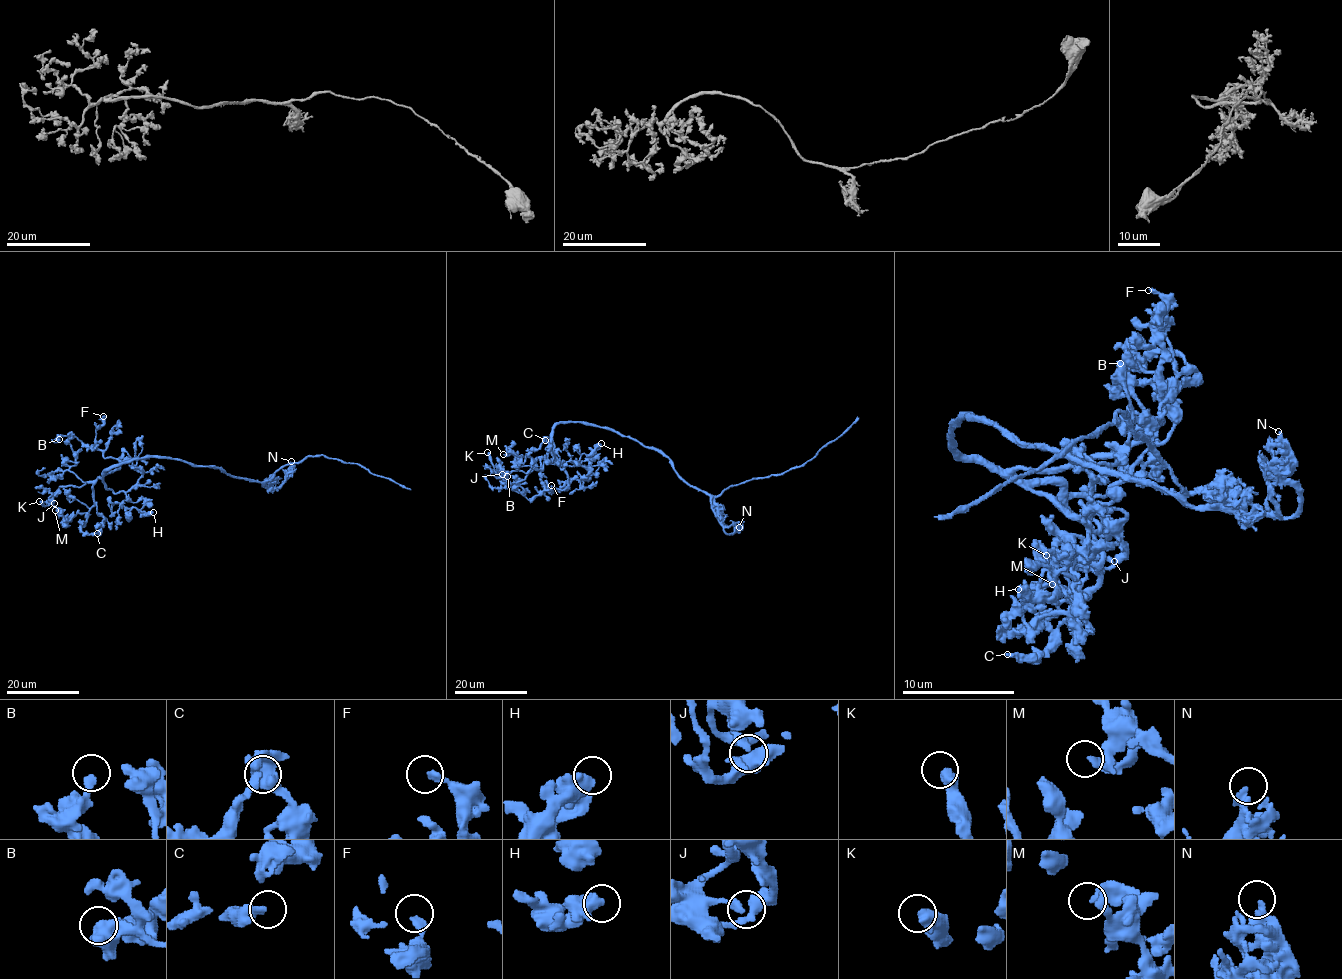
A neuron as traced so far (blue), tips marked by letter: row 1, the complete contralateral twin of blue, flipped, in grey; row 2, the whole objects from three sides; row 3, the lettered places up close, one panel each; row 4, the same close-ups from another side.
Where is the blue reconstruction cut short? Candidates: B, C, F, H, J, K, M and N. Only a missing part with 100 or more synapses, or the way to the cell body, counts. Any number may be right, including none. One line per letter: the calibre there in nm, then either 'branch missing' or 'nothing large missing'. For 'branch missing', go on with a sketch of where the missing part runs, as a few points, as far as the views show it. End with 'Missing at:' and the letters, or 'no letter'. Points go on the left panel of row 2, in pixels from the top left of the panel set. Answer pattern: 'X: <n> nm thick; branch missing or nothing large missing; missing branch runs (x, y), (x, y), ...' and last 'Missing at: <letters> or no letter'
B: 220 nm thick; nothing large missing
C: 190 nm thick; nothing large missing
F: 280 nm thick; nothing large missing
H: 600 nm thick; nothing large missing
J: 320 nm thick; nothing large missing
K: 480 nm thick; nothing large missing
M: 360 nm thick; nothing large missing
N: 320 nm thick; nothing large missing
Missing at: no letter

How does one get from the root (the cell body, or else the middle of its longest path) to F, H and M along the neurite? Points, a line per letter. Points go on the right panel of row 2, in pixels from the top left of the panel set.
F: (1035, 448), (984, 420), (953, 428), (962, 456), (1015, 471), (1086, 465), (1162, 423), (1174, 352), (1148, 290)
H: (1035, 448), (984, 420), (953, 428), (962, 456), (1097, 527), (1072, 578), (1018, 589)
M: (1035, 448), (953, 428), (962, 456), (1052, 479), (1089, 530), (1097, 581), (1049, 615), (1052, 584)

